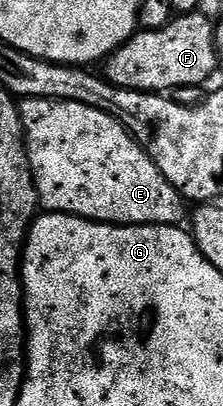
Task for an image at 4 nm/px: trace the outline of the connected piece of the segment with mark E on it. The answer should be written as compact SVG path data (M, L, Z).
M25 98L18 103L19 119L23 121L23 140L27 147L27 159L31 165L31 176L35 179L35 191L39 193L39 206L53 214L72 214L78 218L88 218L94 222L108 222L114 226L174 226L182 223L185 199L173 189L169 180L161 176L157 164L143 151L135 137L113 116L97 108L89 108L76 102L50 102L44 98Z

